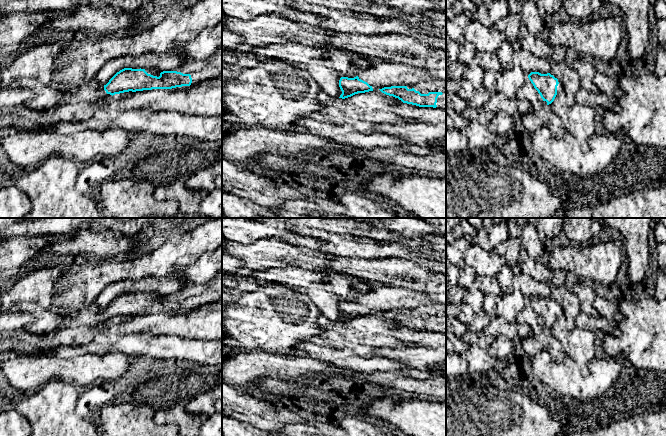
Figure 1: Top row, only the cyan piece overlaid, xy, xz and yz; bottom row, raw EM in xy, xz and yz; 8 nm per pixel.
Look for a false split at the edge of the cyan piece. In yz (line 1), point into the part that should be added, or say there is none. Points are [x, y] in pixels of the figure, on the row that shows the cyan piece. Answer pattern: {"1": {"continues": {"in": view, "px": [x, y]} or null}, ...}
{"1": {"continues": {"in": "yz", "px": [559, 87]}}}

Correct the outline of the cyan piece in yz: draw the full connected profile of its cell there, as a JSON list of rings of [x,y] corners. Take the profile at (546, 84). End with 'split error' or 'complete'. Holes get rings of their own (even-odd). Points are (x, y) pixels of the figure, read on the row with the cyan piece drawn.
[[[531,72],[528,78],[546,105],[551,104],[557,93],[563,89],[562,83],[550,73]]] | split error

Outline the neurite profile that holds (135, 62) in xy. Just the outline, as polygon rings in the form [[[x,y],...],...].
[[[222,22],[213,27],[204,28],[191,41],[183,42],[166,52],[147,52],[139,56],[121,56],[106,61],[95,75],[100,85],[106,85],[109,80],[124,68],[145,69],[156,71],[176,71],[186,61],[207,60],[222,46]]]

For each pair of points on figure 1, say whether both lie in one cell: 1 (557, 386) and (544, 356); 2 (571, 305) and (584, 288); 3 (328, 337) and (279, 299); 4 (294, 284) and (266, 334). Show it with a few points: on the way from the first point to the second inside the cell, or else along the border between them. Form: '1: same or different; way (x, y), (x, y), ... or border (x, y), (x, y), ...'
1: same; way (556, 379), (544, 367), (544, 363)
2: different; border (571, 289), (579, 303)
3: different; border (321, 314), (316, 318)
4: different; border (276, 283), (299, 292)

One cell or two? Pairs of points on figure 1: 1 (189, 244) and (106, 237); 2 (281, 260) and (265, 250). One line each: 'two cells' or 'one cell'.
1: two cells
2: one cell

